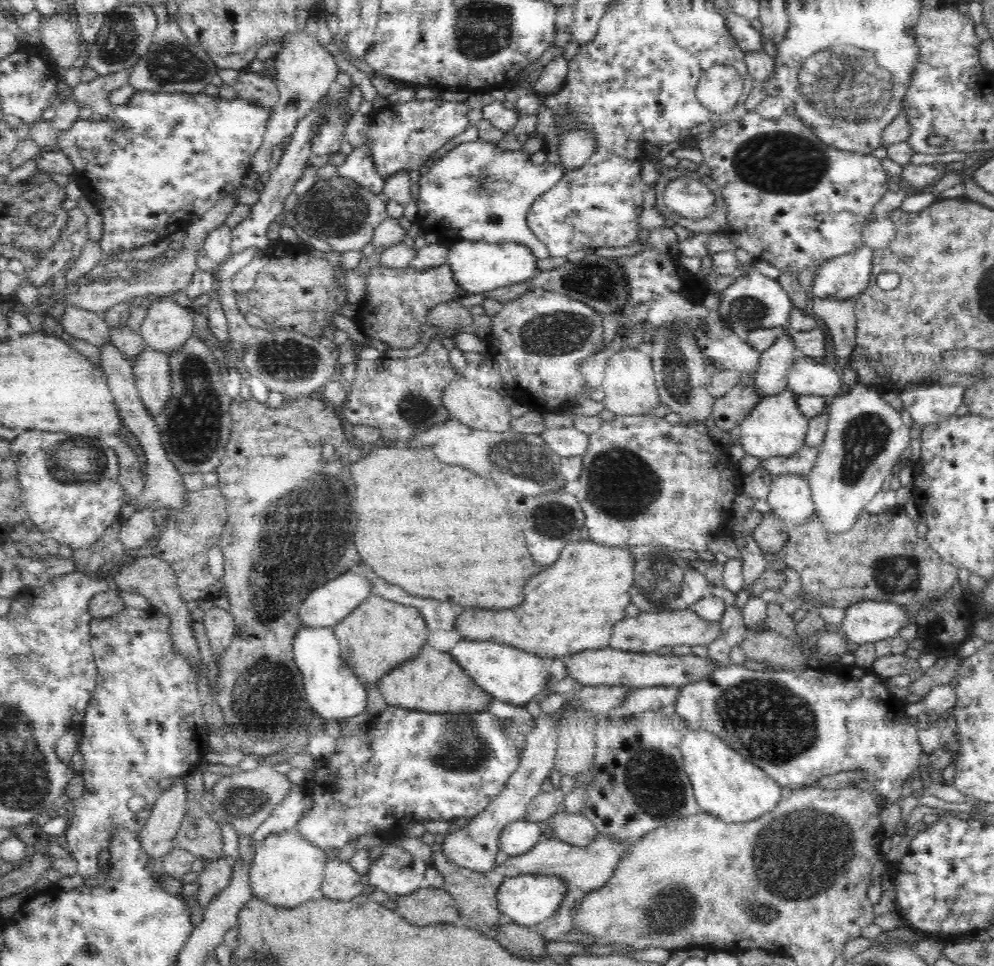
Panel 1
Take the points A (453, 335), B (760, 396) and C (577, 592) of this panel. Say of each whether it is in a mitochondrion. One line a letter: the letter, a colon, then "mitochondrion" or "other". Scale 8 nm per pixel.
A: other
B: other
C: other

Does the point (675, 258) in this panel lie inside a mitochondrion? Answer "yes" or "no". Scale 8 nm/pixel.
no

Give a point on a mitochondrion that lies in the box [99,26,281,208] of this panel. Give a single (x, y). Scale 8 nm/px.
(170, 62)

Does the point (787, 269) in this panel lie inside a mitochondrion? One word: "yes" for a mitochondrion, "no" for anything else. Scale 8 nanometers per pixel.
no

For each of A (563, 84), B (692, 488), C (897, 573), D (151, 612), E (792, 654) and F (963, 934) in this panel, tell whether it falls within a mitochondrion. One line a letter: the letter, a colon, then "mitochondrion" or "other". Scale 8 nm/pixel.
A: other
B: other
C: mitochondrion
D: other
E: other
F: other

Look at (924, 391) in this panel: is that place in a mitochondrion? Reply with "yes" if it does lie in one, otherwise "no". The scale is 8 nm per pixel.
no

